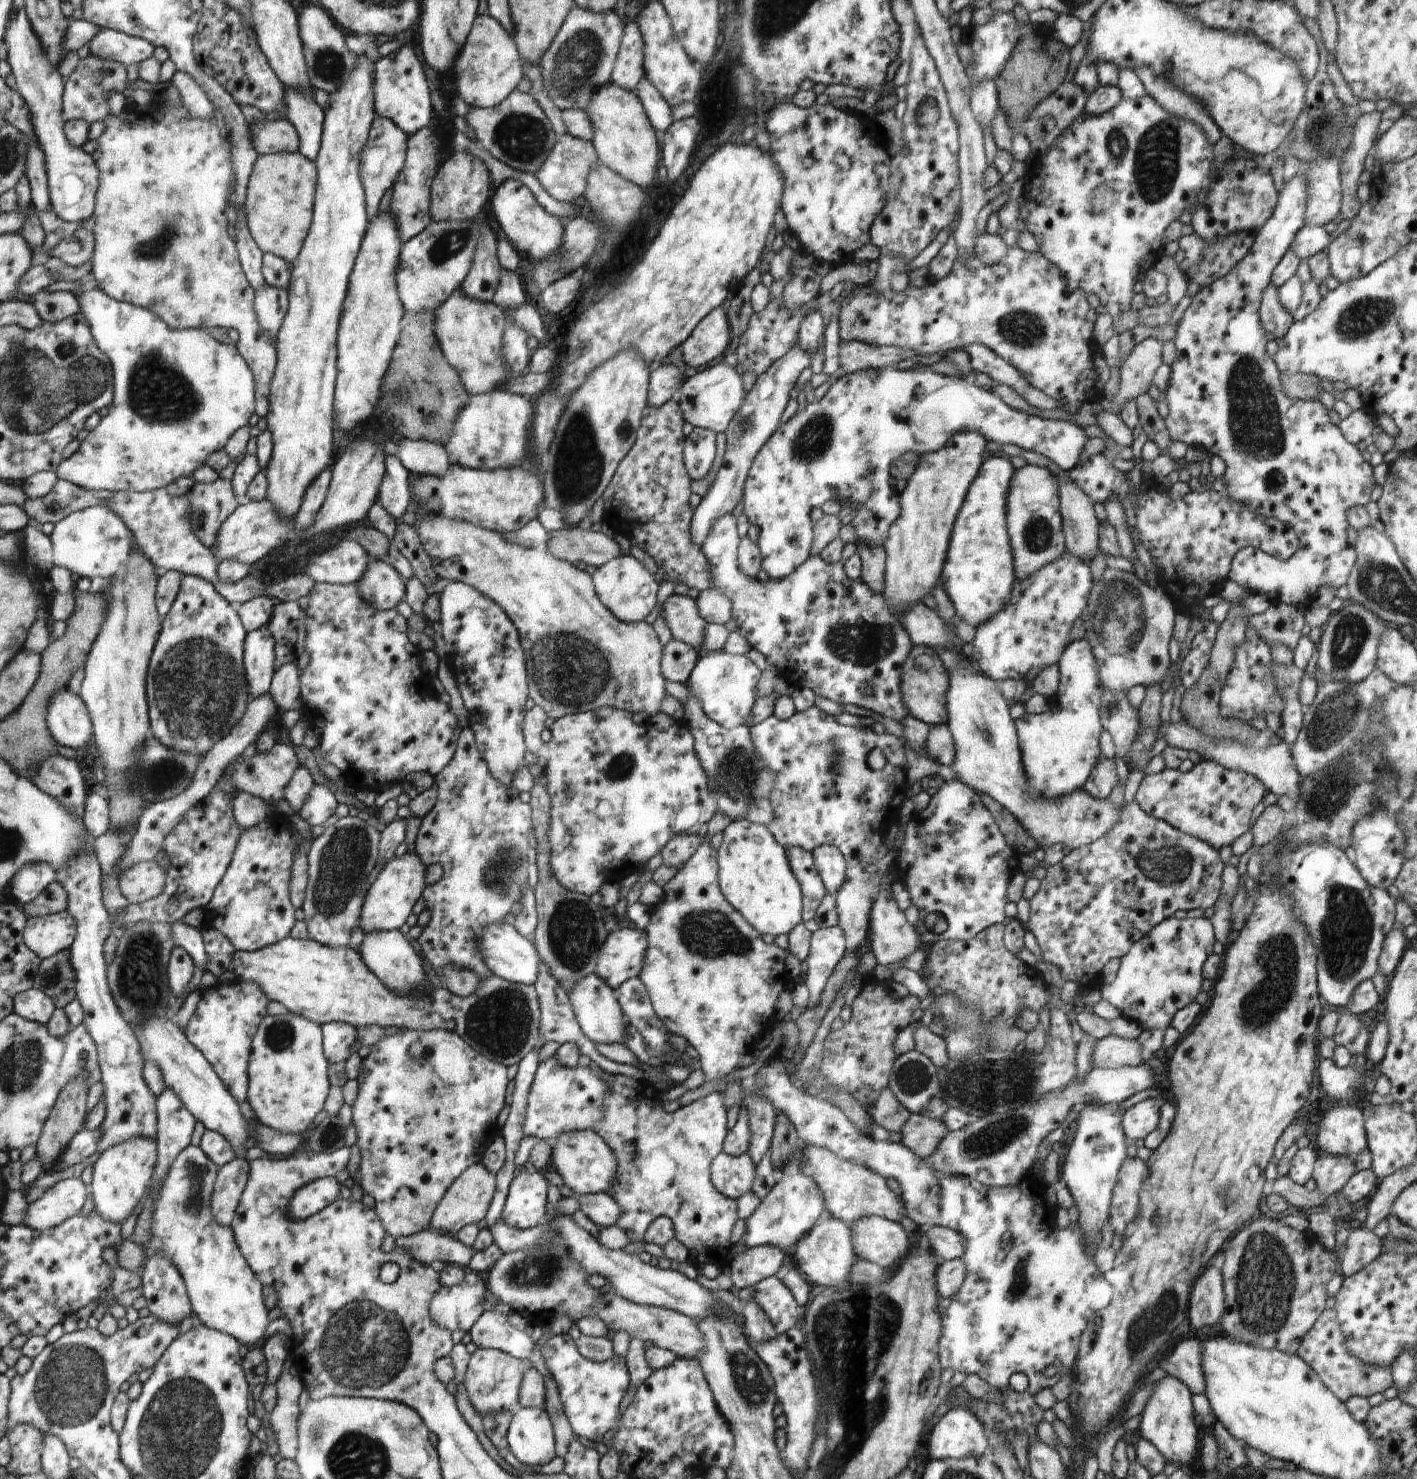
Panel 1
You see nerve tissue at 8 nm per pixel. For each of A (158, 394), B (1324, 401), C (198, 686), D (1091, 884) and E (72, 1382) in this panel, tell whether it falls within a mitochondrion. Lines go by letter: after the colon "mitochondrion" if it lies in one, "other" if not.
A: mitochondrion
B: other
C: mitochondrion
D: other
E: mitochondrion

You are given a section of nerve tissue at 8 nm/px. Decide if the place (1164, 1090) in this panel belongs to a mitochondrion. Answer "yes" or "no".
no

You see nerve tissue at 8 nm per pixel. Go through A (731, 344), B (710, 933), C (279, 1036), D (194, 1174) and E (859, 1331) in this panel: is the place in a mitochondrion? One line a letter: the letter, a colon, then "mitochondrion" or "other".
A: other
B: mitochondrion
C: mitochondrion
D: mitochondrion
E: mitochondrion

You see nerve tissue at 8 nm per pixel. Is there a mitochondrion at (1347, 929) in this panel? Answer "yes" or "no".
yes

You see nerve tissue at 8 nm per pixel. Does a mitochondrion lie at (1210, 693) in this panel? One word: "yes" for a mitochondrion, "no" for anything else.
no

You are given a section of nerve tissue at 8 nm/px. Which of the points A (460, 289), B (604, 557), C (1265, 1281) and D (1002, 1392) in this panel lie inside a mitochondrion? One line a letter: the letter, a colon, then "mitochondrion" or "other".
A: other
B: other
C: mitochondrion
D: other

